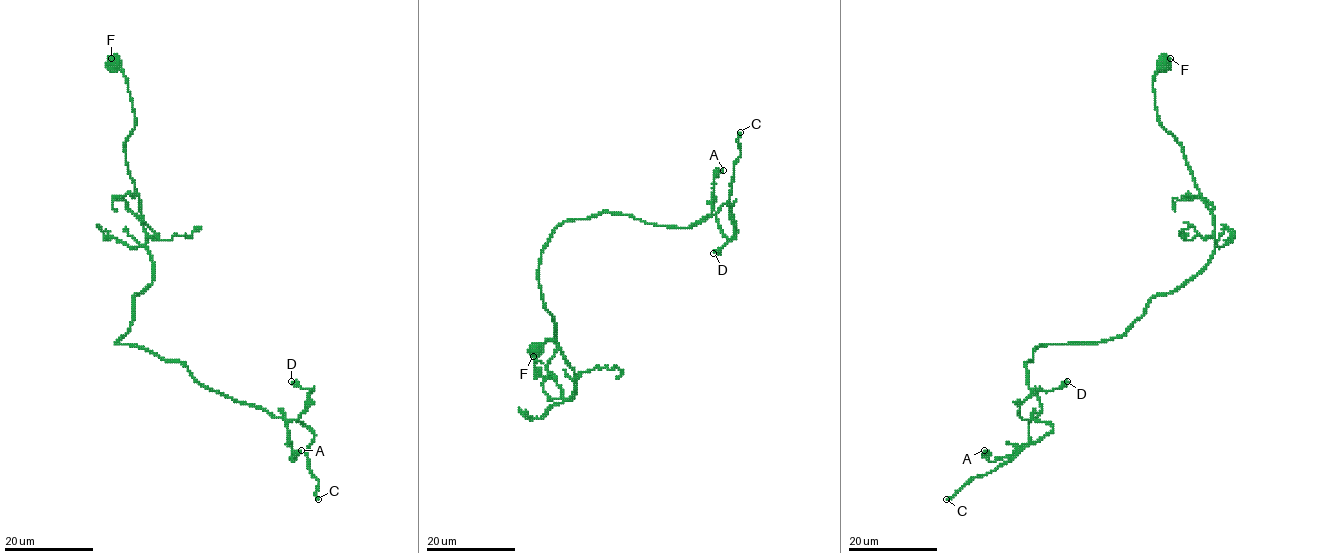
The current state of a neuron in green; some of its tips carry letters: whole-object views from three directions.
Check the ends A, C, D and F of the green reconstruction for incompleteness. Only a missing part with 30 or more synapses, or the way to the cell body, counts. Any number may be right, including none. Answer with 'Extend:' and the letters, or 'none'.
Extend: C

